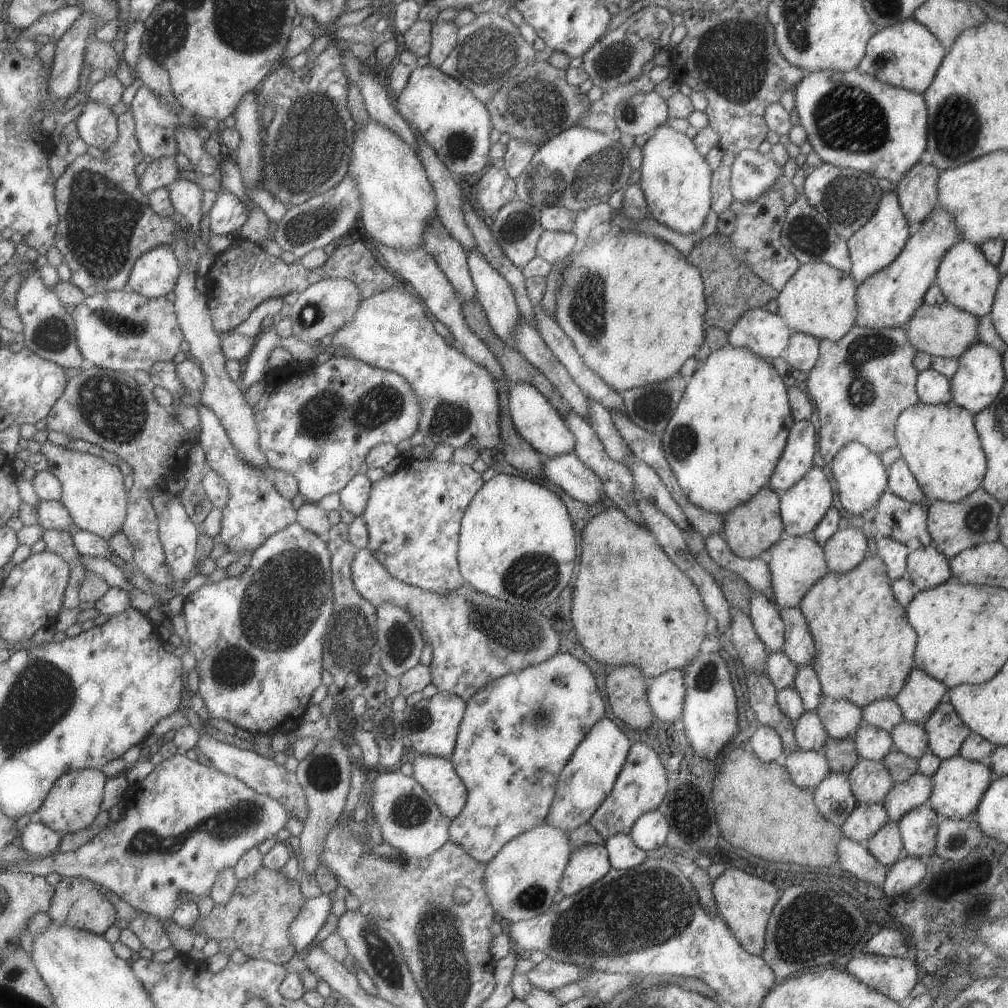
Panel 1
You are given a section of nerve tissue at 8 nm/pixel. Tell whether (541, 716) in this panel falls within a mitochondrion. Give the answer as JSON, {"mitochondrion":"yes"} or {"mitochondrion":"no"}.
{"mitochondrion":"yes"}

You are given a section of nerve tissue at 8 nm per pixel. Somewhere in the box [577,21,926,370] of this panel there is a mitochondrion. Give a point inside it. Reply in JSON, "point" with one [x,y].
{"point":[734,61]}

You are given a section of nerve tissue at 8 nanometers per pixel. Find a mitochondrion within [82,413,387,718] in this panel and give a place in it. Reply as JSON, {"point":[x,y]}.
{"point":[286,593]}

